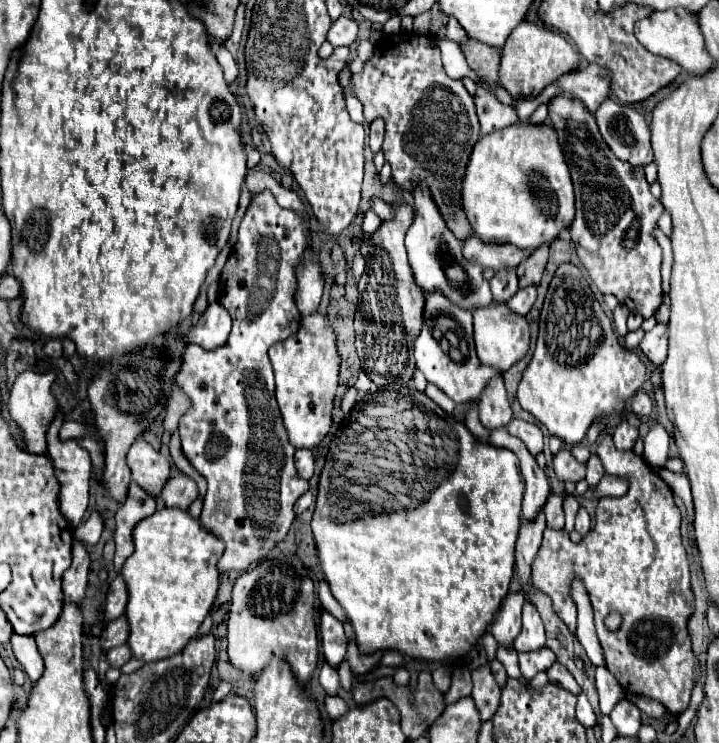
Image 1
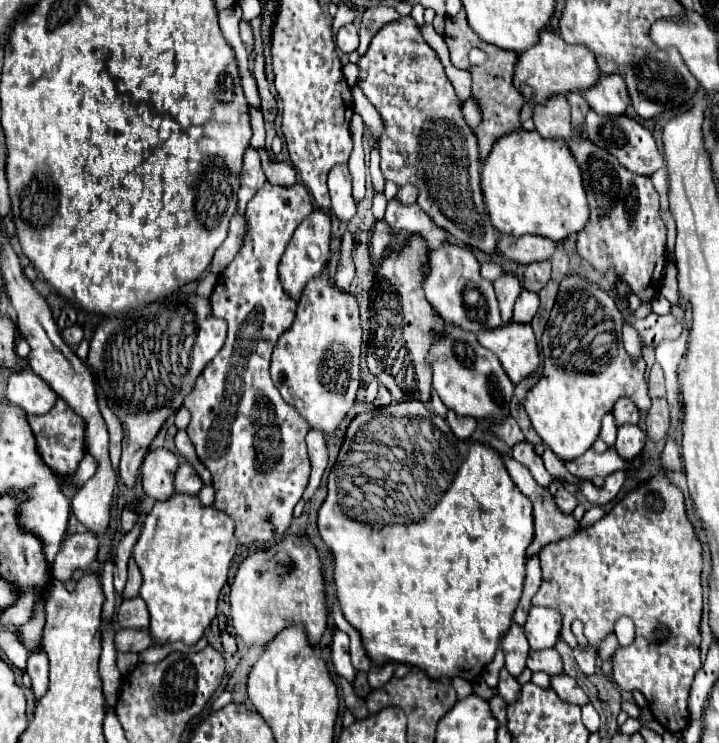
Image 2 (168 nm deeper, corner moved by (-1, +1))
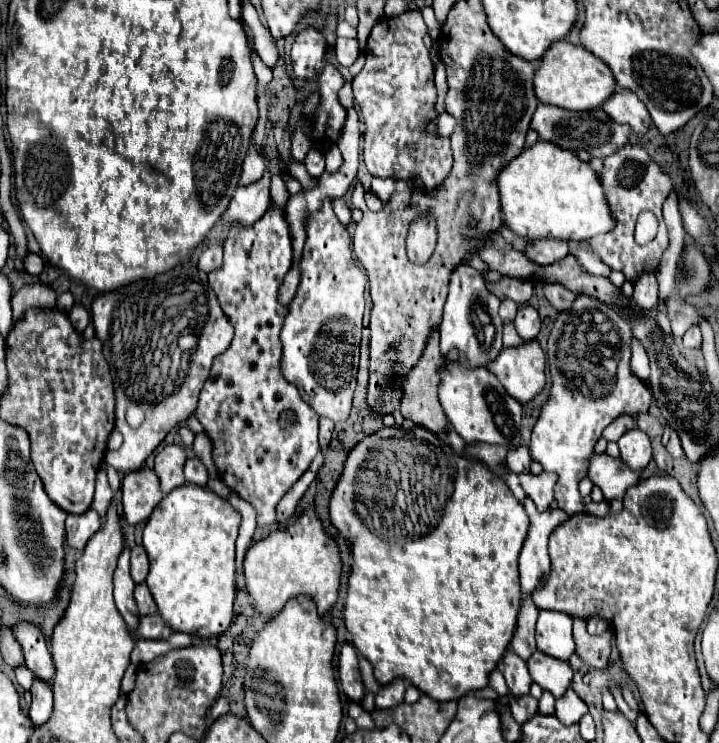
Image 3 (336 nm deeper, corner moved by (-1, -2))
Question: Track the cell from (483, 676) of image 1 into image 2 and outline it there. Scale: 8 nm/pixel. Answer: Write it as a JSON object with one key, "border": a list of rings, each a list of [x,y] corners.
{"border":[[[494,696],[492,700],[490,700],[490,708],[492,708],[492,714],[494,714],[494,718],[498,720],[498,724],[500,726],[506,726],[506,702],[500,698],[500,696]]]}

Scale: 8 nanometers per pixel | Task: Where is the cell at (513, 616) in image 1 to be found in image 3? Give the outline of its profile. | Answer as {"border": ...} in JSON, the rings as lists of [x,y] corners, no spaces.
{"border":[[[512,649],[506,651],[502,663],[500,663],[500,669],[504,673],[504,679],[508,683],[508,689],[512,691],[512,695],[526,695],[528,689],[530,689],[530,673],[526,669],[526,661],[520,659]]]}

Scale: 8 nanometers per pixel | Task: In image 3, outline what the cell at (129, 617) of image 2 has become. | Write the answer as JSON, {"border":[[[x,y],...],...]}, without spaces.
{"border":[[[142,583],[134,589],[134,599],[136,599],[136,605],[138,605],[138,613],[142,617],[156,613],[156,605],[154,605],[154,599],[150,597],[150,591],[146,589],[146,583]]]}

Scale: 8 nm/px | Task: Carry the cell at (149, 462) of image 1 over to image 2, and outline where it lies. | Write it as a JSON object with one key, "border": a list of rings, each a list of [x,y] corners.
{"border":[[[166,448],[150,450],[142,464],[142,486],[146,496],[154,500],[170,498],[170,494],[174,494],[174,474],[178,466],[178,454]]]}

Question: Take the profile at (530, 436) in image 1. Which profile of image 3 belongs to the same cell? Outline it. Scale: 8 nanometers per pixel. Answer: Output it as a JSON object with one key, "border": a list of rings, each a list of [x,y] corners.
{"border":[[[520,473],[522,489],[526,491],[526,495],[534,499],[538,511],[546,511],[550,507],[550,501],[554,499],[556,481],[558,477],[554,477],[554,473],[540,473],[540,475]]]}

